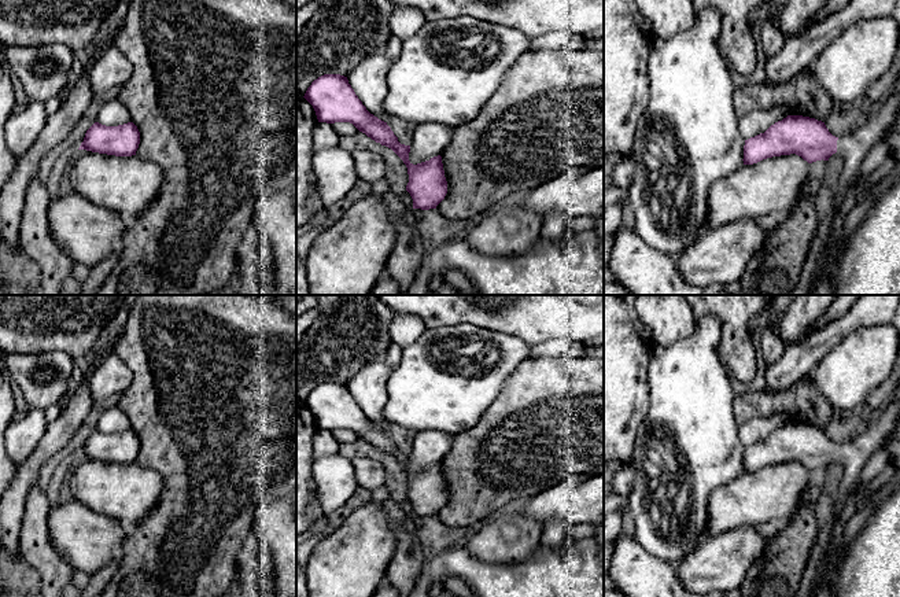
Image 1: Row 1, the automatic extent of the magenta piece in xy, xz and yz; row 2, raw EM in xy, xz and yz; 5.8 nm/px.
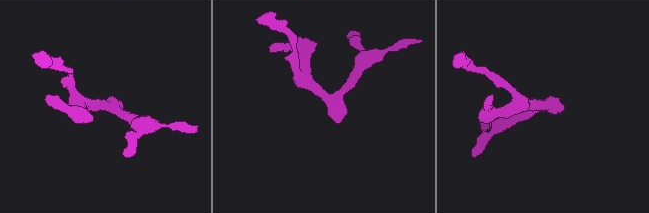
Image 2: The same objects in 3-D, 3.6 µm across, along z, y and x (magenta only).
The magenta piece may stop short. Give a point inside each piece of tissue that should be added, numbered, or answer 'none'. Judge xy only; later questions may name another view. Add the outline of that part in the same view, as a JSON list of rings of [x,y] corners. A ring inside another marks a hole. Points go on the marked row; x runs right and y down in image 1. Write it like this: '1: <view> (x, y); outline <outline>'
none

